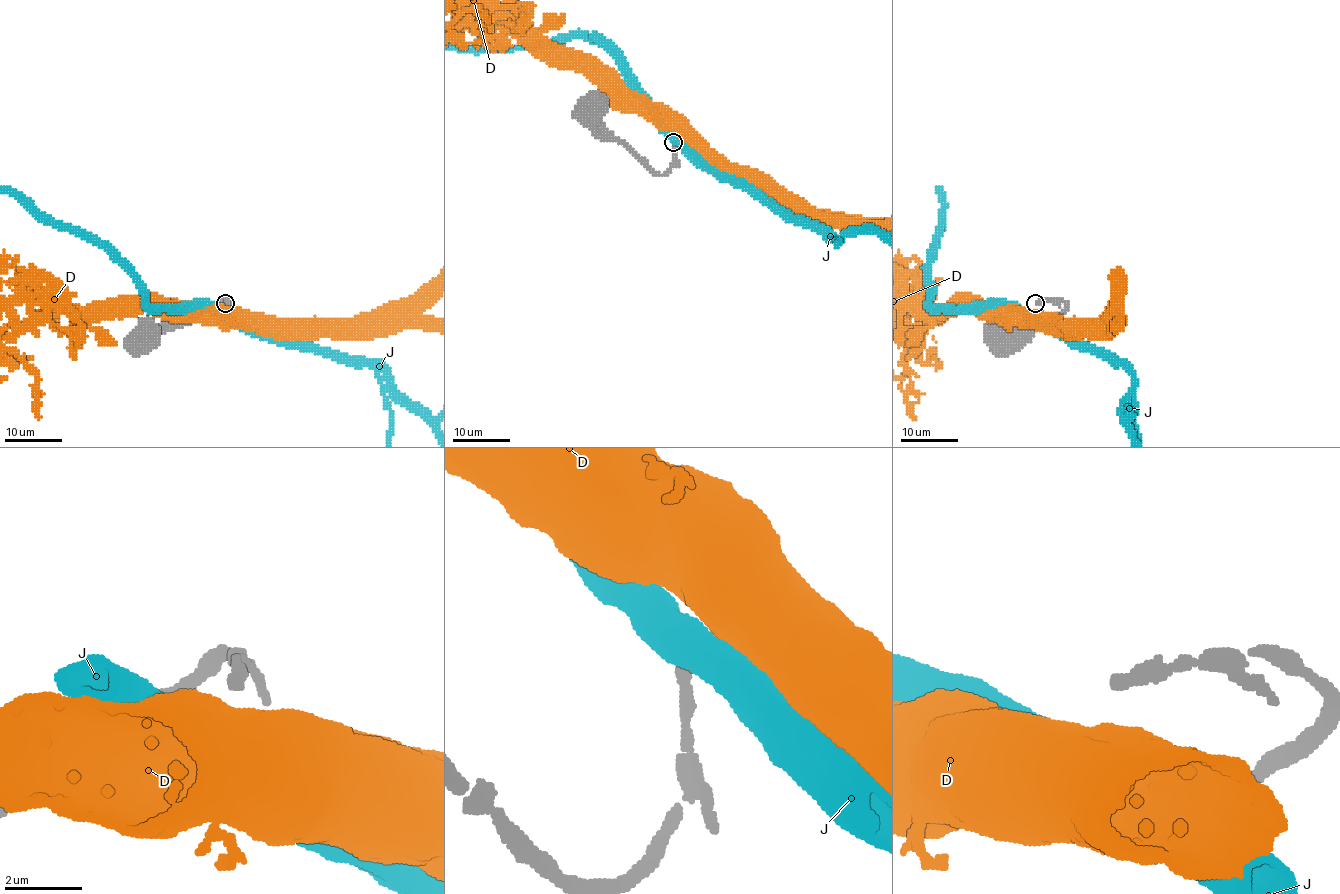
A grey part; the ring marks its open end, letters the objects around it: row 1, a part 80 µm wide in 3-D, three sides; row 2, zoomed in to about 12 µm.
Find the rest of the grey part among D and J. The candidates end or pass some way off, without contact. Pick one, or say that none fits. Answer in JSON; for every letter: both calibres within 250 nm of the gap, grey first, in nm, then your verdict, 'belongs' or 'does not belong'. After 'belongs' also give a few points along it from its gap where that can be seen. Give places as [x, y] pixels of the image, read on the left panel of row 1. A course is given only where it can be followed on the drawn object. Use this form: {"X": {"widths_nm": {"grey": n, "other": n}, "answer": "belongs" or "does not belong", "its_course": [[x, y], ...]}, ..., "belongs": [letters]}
{"D": {"widths_nm": {"grey": 360, "other": 750}, "answer": "does not belong"}, "J": {"widths_nm": {"grey": 360, "other": 750}, "answer": "does not belong"}, "belongs": []}

